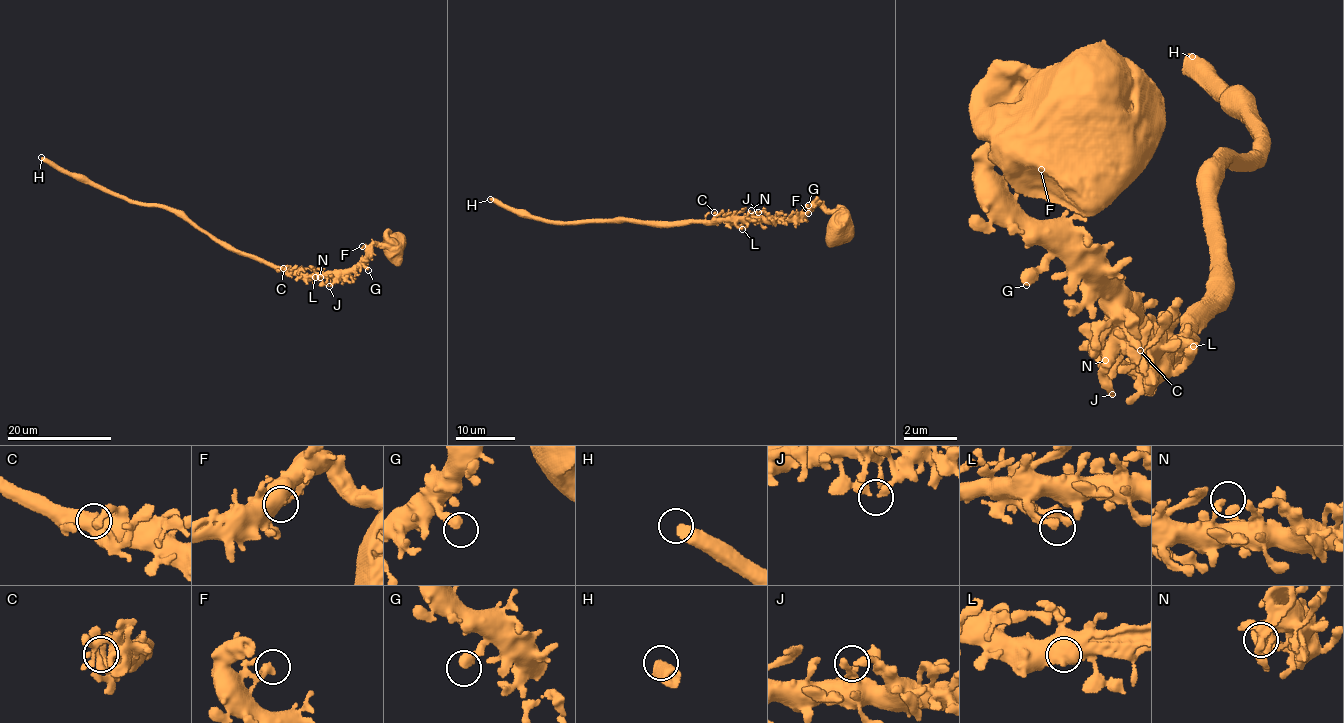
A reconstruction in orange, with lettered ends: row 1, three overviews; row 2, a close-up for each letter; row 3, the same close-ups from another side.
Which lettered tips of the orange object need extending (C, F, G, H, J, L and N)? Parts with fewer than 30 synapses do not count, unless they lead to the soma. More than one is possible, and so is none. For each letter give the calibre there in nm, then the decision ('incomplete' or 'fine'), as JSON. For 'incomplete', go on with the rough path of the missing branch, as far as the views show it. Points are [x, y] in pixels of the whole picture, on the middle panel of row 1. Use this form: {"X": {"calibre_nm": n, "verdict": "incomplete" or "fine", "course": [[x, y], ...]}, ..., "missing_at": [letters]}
{"C": {"calibre_nm": 240, "verdict": "fine"}, "F": {"calibre_nm": 300, "verdict": "fine"}, "G": {"calibre_nm": 420, "verdict": "fine"}, "H": {"calibre_nm": 440, "verdict": "incomplete"}, "J": {"calibre_nm": 300, "verdict": "fine"}, "L": {"calibre_nm": 320, "verdict": "fine"}, "N": {"calibre_nm": 240, "verdict": "fine"}, "missing_at": ["H"]}

